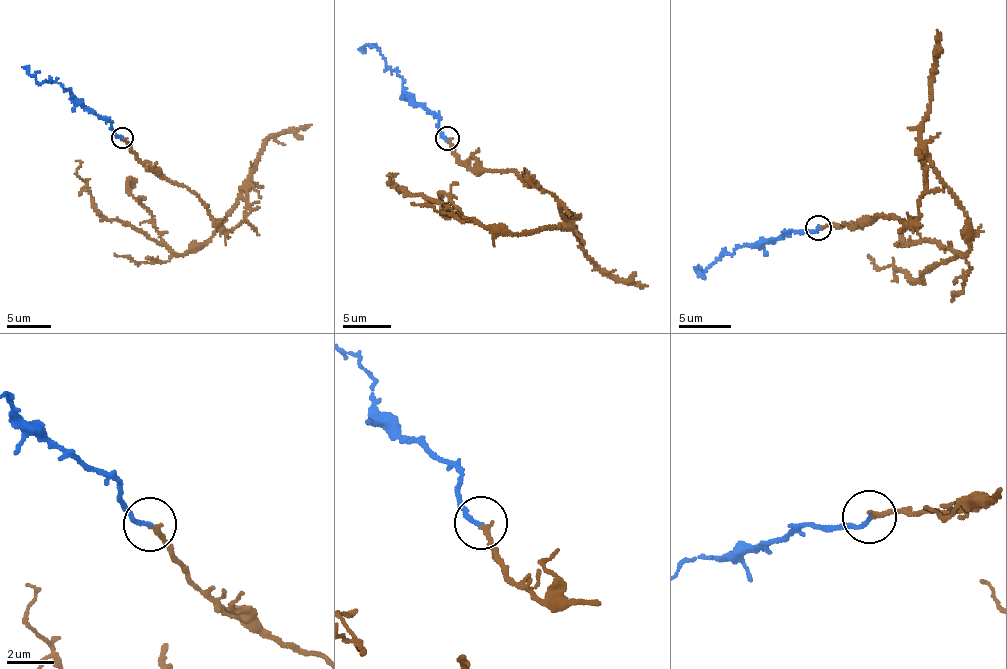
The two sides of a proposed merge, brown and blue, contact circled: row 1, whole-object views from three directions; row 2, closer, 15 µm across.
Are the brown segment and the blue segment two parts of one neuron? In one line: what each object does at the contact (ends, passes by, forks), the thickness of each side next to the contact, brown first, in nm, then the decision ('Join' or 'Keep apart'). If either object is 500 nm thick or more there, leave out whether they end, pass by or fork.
At the ring brown ends. At the ring blue ends. Thickness 190 nm (brown) against 180 nm. Join

